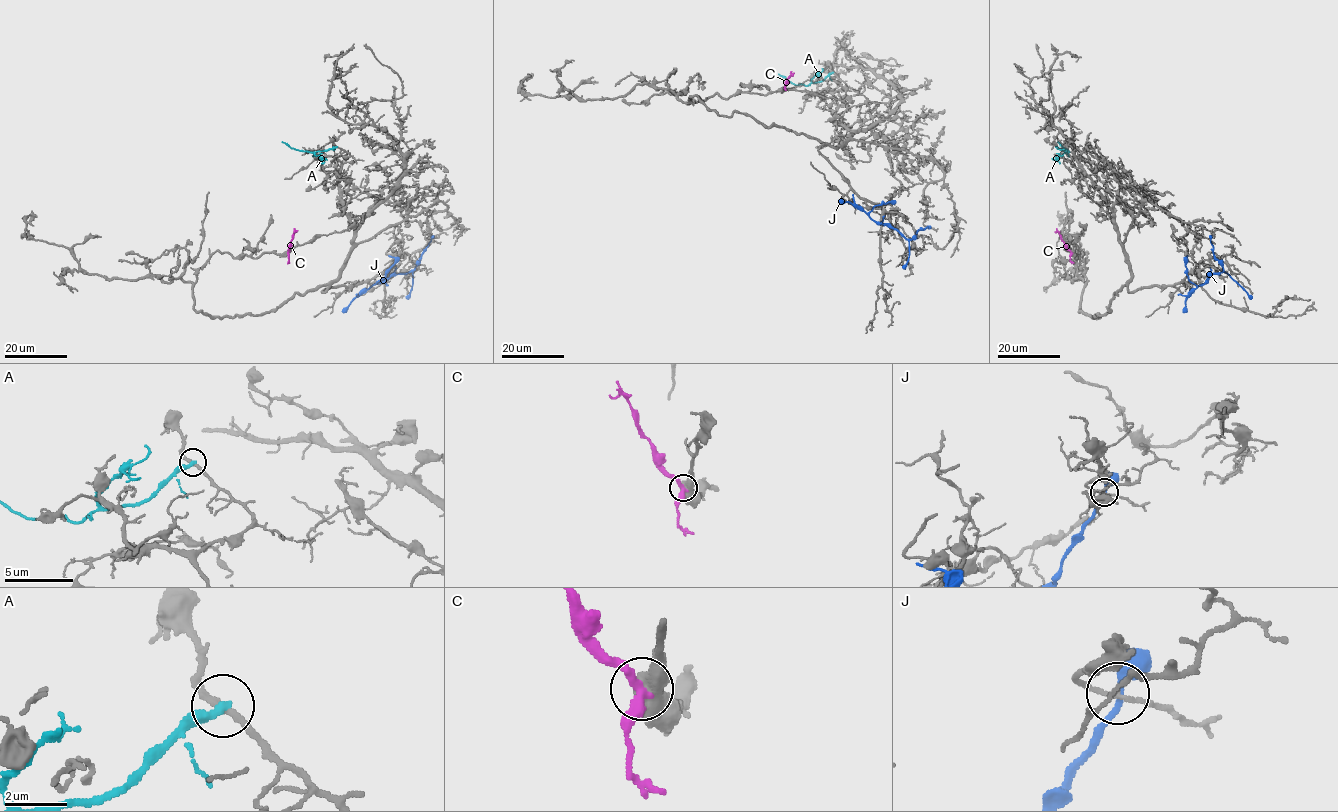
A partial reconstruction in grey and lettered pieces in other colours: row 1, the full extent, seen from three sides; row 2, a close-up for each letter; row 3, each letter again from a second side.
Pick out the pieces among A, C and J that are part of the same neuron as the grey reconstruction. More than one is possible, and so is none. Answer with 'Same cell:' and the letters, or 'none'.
Same cell: none

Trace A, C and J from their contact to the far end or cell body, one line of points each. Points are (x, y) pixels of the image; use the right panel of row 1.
A: (1056, 147), (1069, 152), (1057, 141)
C: (1071, 252), (1056, 228)
J: (1210, 240), (1213, 254), (1222, 266), (1220, 272), (1211, 274), (1206, 282), (1196, 285), (1188, 276), (1187, 255)

